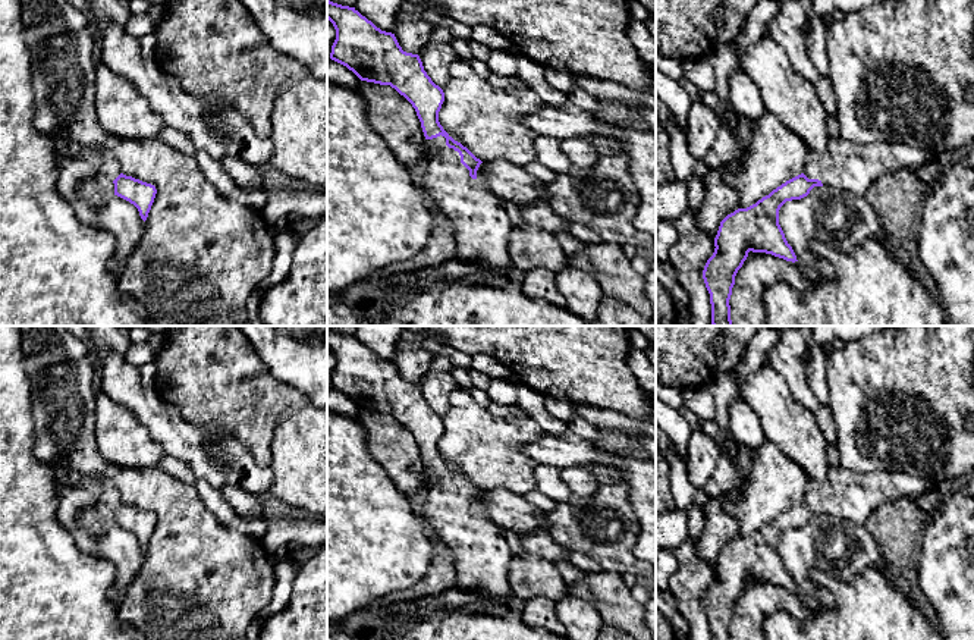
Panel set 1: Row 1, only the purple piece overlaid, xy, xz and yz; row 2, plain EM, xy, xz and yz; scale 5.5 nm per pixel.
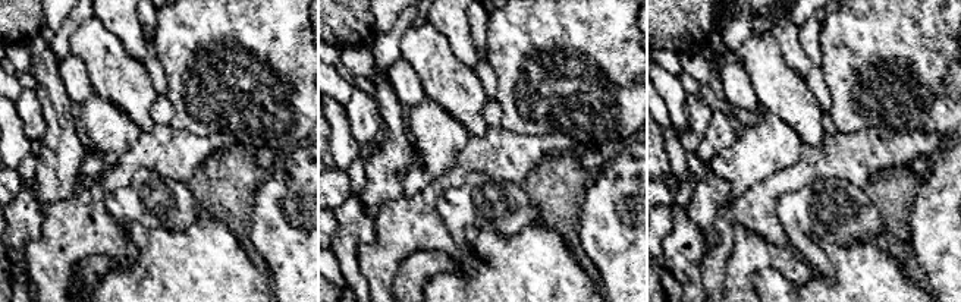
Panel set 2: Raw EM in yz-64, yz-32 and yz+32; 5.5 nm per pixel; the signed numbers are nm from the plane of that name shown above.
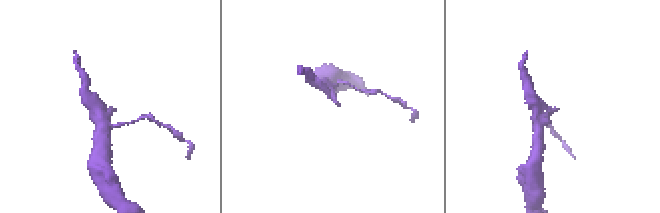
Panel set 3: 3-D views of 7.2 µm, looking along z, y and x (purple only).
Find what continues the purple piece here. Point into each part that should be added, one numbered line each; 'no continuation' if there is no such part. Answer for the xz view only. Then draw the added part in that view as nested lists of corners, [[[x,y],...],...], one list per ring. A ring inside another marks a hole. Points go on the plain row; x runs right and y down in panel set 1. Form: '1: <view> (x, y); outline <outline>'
1: xz (481, 555); outline [[[444,465],[431,470],[437,480],[427,483],[422,518],[453,555],[456,589],[475,594],[469,608],[505,611],[512,596],[508,570],[513,553],[502,528],[483,508],[469,505]]]

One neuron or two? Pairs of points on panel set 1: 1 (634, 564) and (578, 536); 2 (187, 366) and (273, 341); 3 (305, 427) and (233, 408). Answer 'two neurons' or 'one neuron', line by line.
1: one neuron
2: two neurons
3: two neurons

